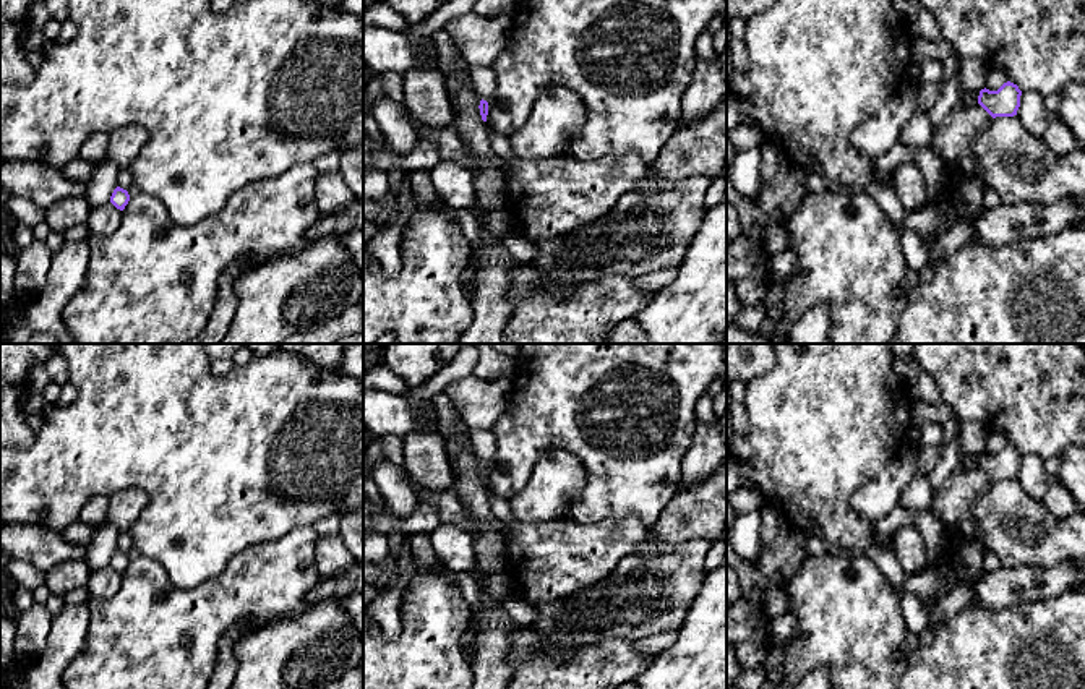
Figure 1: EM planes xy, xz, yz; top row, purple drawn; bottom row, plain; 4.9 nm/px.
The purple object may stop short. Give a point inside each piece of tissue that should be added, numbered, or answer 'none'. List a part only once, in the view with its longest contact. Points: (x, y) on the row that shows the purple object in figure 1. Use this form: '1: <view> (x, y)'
1: xz (484, 78)

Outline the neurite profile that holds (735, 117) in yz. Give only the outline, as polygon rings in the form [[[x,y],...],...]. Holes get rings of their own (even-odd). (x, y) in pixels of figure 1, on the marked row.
[[[727,96],[727,131],[740,125],[757,126],[754,117],[741,112],[733,99]]]

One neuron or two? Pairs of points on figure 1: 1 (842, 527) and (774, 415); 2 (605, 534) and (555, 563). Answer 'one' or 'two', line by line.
1: one
2: one

